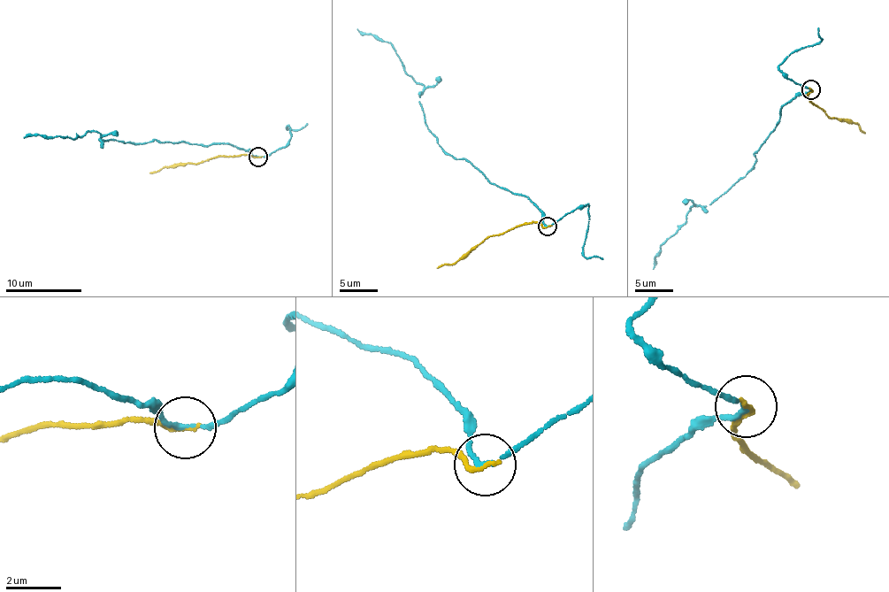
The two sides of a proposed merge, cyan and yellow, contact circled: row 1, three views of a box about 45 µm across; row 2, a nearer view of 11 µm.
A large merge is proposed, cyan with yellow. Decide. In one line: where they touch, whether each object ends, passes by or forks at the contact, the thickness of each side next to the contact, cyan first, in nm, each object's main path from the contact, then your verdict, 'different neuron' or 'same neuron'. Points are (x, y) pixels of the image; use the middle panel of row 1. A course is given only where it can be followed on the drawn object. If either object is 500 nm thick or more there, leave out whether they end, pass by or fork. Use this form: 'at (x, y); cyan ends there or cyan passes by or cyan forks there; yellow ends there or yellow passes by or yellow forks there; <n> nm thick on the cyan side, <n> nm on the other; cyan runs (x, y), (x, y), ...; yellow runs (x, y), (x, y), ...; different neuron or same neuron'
at (547, 226); cyan passes by; yellow ends there; 150 nm thick on the cyan side, 190 nm on the other; cyan runs (547, 226), (523, 195), (442, 149), (425, 123), (423, 86), (394, 46), (356, 28); yellow runs (547, 226), (536, 222), (511, 227), (484, 238), (456, 262), (436, 267); different neuron

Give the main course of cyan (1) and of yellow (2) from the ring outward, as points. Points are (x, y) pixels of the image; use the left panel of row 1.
1: (257, 157), (249, 149), (222, 143), (98, 140), (99, 134), (90, 130), (79, 137), (30, 134), (23, 138)
2: (257, 157), (244, 154), (219, 156), (149, 173)

